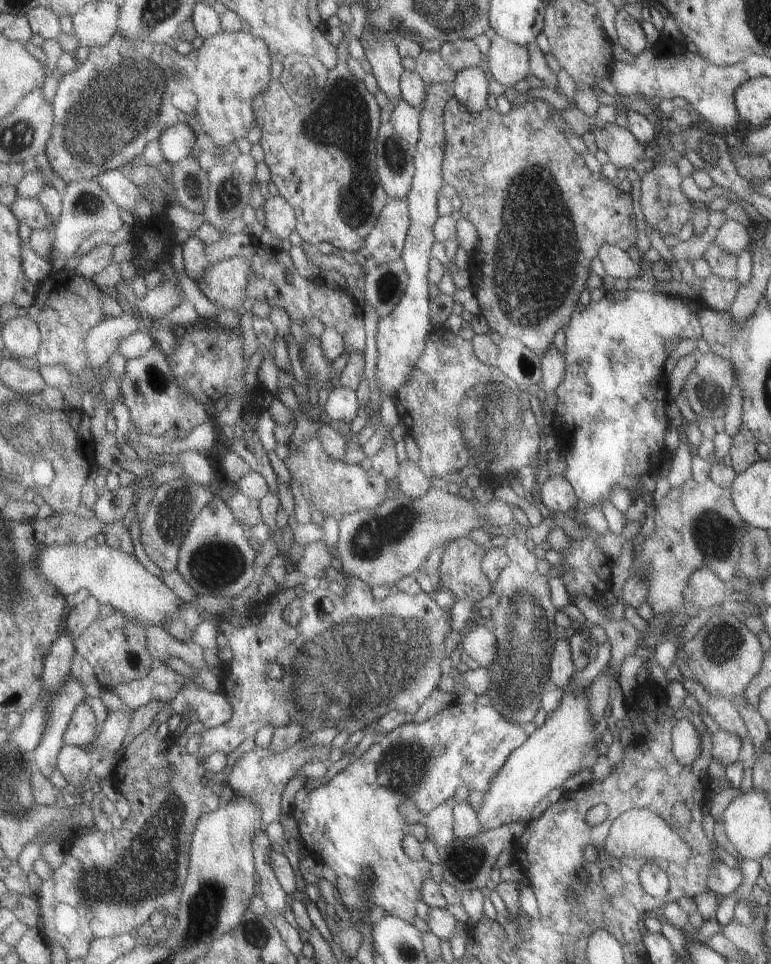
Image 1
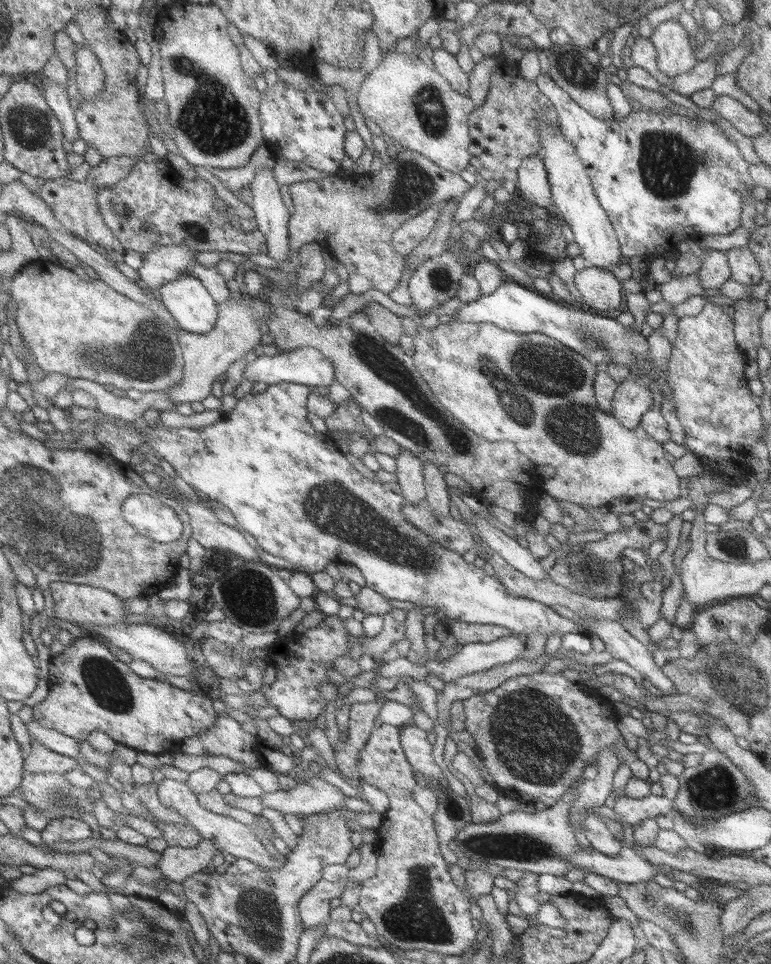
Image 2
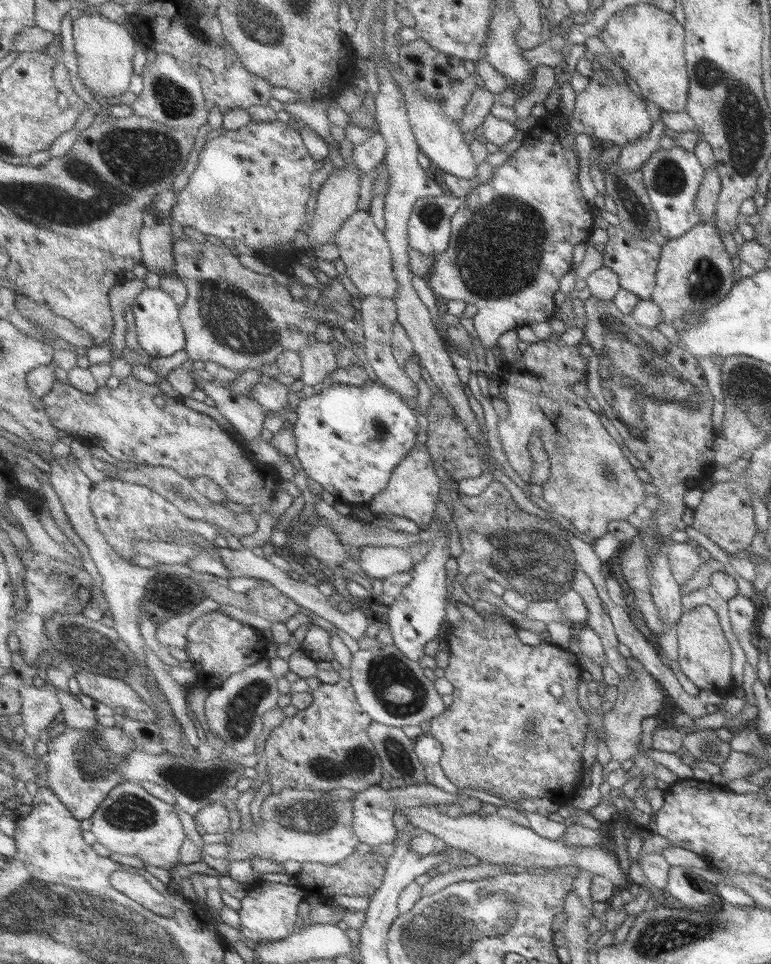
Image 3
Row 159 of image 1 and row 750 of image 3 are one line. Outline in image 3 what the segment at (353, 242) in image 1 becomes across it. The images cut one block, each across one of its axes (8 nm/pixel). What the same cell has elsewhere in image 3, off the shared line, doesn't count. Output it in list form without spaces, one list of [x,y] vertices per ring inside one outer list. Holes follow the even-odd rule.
[[[341,679],[337,684],[321,684],[313,696],[314,704],[287,718],[265,744],[271,792],[280,794],[288,788],[324,792],[348,788],[356,793],[380,785],[385,770],[369,732],[374,720],[359,704],[353,683]]]

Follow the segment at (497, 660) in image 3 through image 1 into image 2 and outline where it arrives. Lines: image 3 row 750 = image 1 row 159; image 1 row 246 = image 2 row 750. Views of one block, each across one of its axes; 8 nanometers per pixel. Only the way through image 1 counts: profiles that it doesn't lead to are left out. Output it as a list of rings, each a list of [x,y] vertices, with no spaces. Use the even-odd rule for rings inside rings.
[[[545,671],[530,676],[510,678],[496,689],[463,702],[467,713],[466,729],[474,738],[478,755],[484,763],[495,788],[504,796],[513,797],[520,803],[542,802],[551,807],[582,776],[584,769],[598,760],[604,748],[616,748],[619,766],[629,766],[633,776],[648,778],[648,766],[640,761],[636,752],[630,751],[618,729],[618,714],[615,708],[593,690],[579,683],[568,681],[562,672],[551,674]]]

